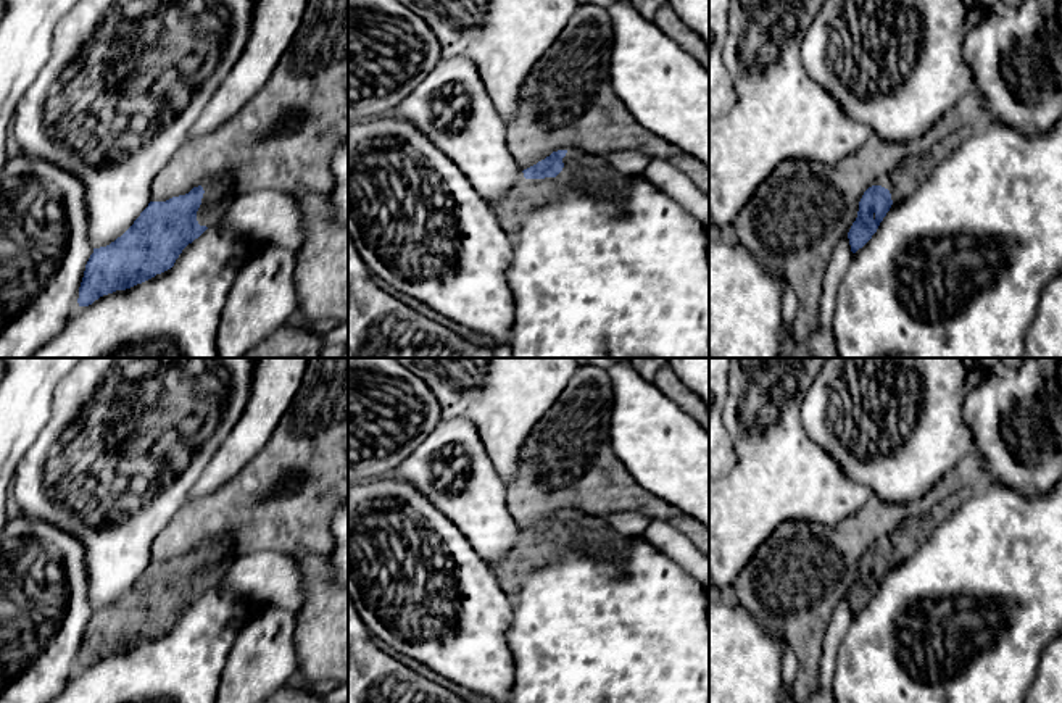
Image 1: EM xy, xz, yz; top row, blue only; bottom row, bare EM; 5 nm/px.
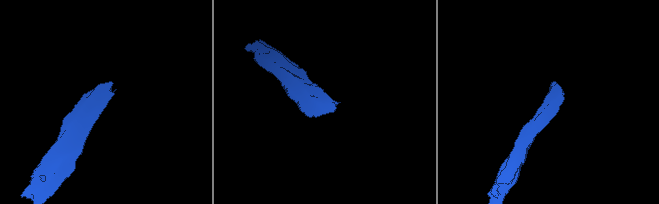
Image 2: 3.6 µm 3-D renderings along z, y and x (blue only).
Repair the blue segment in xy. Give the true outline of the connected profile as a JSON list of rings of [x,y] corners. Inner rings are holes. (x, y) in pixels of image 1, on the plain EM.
[[[211,539],[185,556],[150,563],[121,598],[93,609],[79,648],[79,668],[171,630],[182,611],[216,585],[235,559],[229,540]]]

